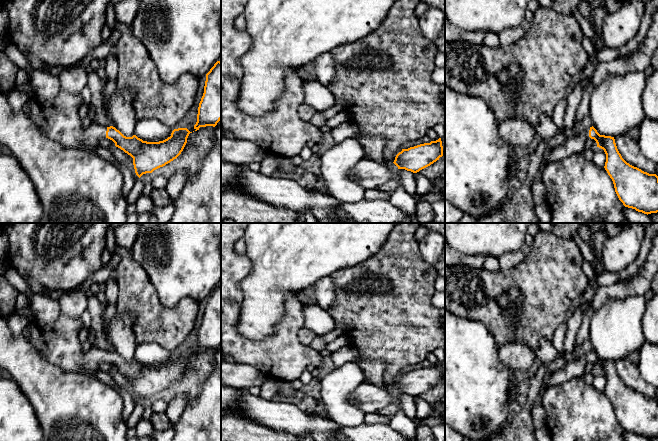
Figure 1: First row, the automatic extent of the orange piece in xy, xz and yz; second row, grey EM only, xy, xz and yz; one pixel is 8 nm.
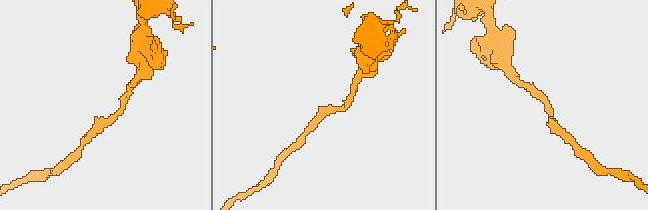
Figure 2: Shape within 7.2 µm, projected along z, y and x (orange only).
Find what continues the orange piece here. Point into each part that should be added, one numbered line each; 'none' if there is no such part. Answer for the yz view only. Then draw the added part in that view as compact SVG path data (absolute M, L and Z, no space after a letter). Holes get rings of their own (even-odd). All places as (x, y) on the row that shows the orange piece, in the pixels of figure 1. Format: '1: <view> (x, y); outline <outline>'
1: yz (575, 144); outline M587 128L578 134L572 133L563 145L546 153L543 158L551 163L565 159L573 154L583 153L585 151L585 143L590 138L589 130L590 128Z

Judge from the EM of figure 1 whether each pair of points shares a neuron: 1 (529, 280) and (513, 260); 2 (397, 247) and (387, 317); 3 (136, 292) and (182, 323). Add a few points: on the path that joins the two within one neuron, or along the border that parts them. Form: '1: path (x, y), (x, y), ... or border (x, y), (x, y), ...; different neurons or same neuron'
1: border (526, 257), (518, 264), (506, 270), (500, 270); different neurons
2: path (397, 264), (395, 290), (387, 300); same neuron
3: path (147, 303), (167, 323), (171, 323); same neuron

